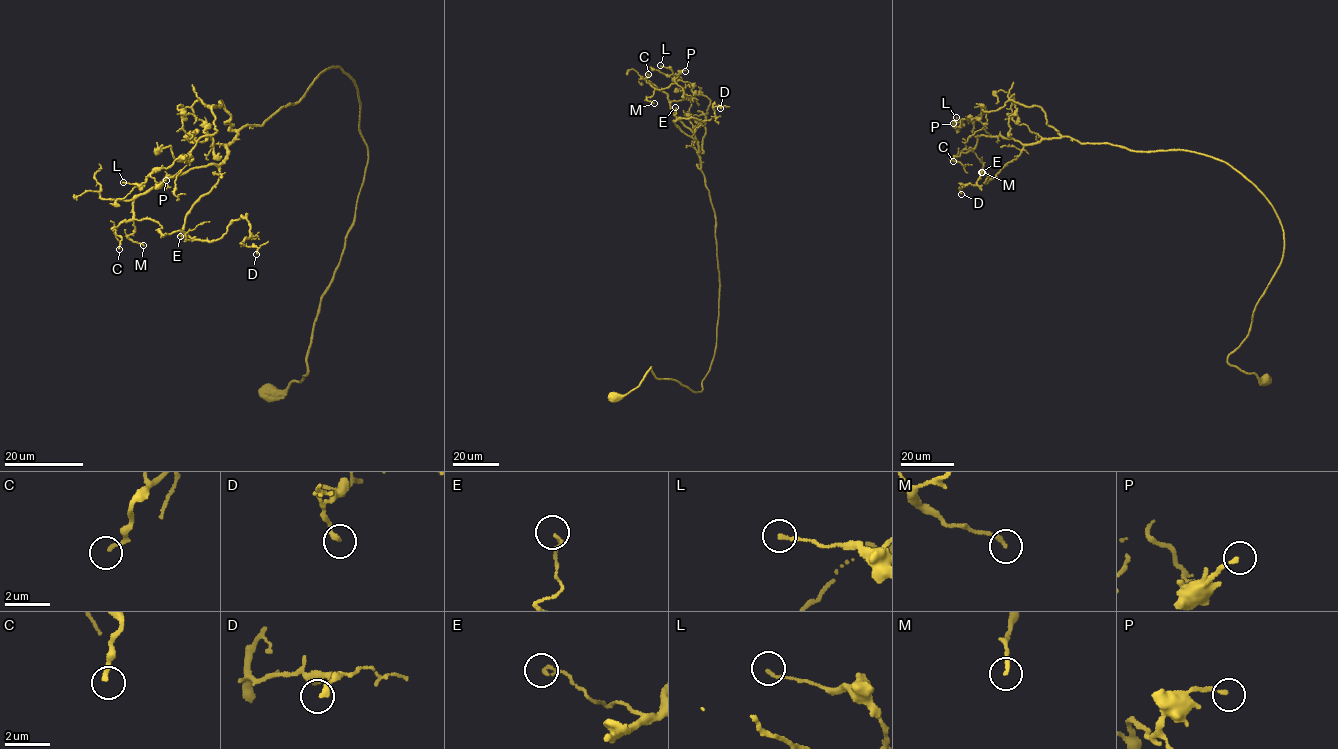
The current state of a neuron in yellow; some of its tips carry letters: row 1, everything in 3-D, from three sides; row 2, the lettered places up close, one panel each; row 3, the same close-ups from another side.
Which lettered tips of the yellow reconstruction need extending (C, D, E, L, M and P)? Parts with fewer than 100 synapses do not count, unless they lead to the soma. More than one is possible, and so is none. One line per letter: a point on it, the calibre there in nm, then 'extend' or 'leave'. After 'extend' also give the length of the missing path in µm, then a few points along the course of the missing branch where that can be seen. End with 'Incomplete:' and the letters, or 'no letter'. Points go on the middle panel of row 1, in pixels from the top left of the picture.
C: (648, 74) | 170 nm | leave
D: (720, 108) | 220 nm | leave
E: (675, 107) | 130 nm | leave
L: (660, 65) | 150 nm | leave
M: (654, 103) | 170 nm | leave
P: (685, 71) | 160 nm | leave
Incomplete: no letter

